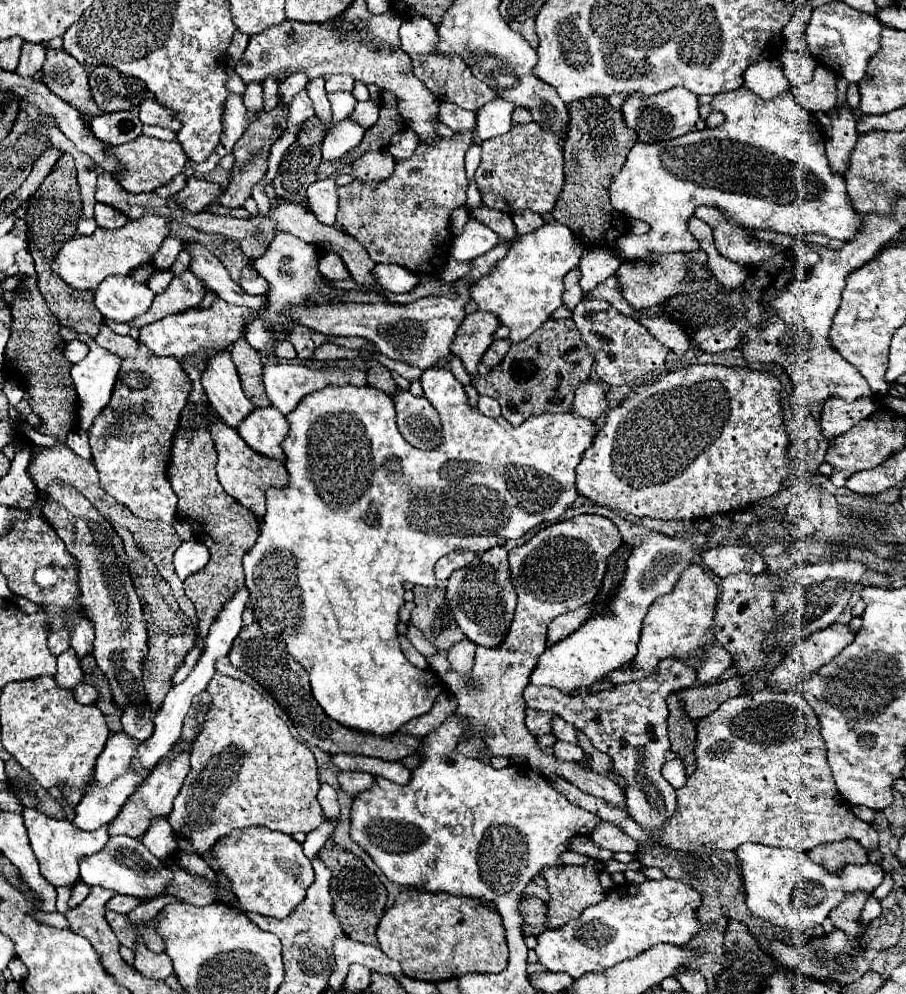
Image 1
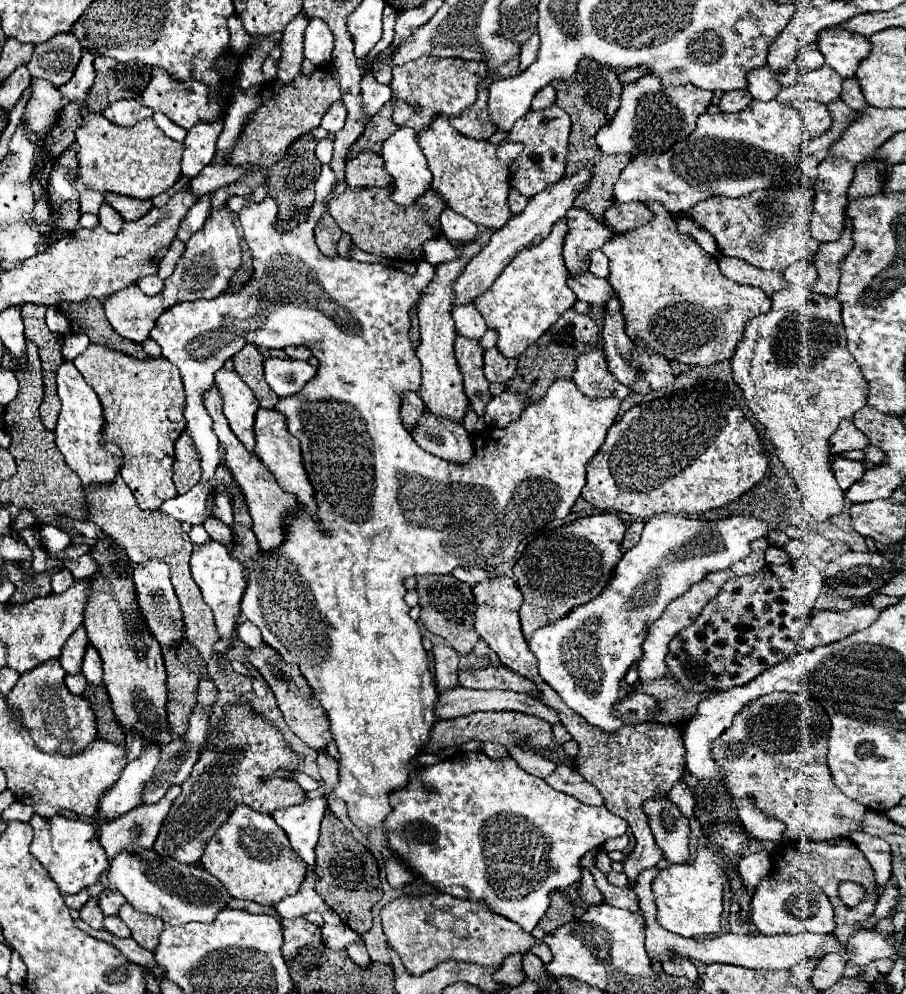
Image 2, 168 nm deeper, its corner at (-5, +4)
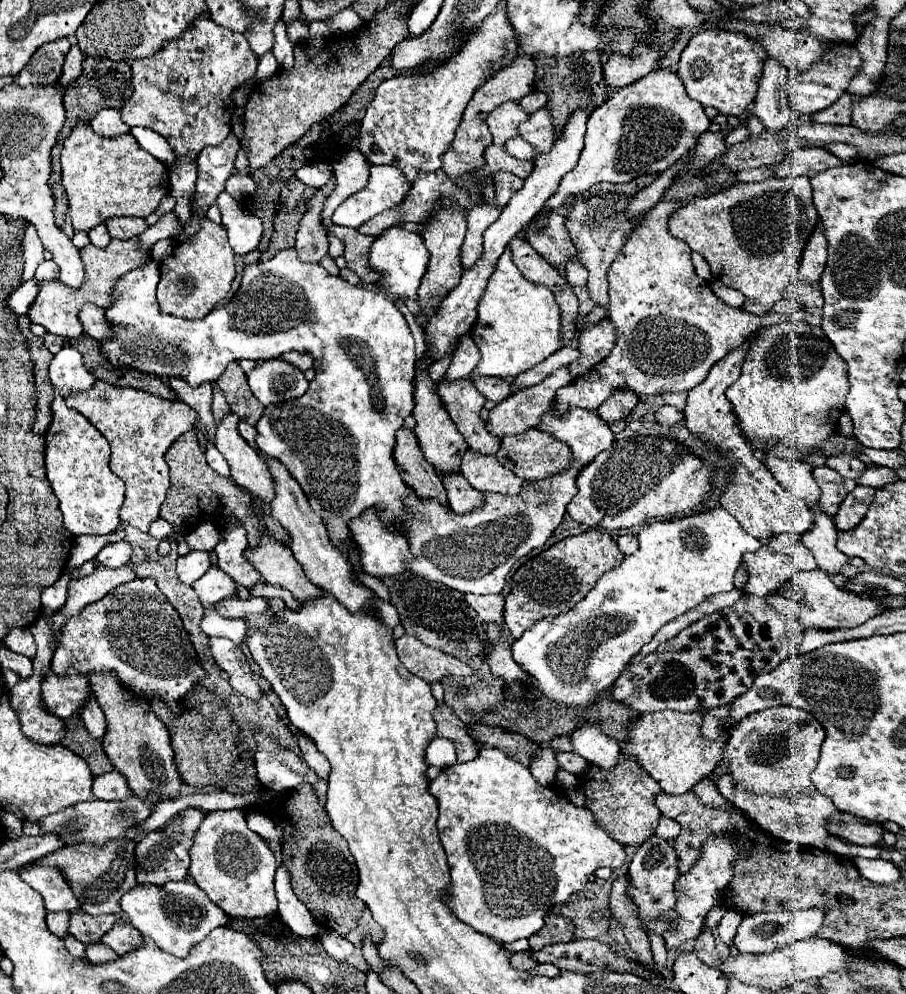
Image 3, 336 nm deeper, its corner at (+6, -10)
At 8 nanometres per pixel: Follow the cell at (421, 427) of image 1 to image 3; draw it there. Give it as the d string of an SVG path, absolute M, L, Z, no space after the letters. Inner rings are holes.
M461 473L443 477L443 485L447 489L449 507L453 509L453 513L467 513L467 511L475 511L477 507L481 507L483 493L473 489Z

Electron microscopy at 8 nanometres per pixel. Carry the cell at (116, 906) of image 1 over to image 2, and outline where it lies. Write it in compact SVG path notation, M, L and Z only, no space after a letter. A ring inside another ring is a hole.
M102 891L100 893L100 909L102 909L102 913L104 915L116 915L118 913L118 909L124 905L126 901L124 901L124 897L120 895L120 893L116 893L116 891Z

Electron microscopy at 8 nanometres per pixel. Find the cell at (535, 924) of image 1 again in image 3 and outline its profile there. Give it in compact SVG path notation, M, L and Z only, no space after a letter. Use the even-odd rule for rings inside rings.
M549 913L545 917L545 927L529 937L531 951L539 951L545 945L571 941L573 939L573 931L575 931L575 927L573 927L569 917L565 917L561 913Z

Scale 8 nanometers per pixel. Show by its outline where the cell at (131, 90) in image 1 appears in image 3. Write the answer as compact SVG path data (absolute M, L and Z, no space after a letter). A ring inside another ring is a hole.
M87 57L83 61L83 73L77 77L73 87L65 89L63 105L65 105L65 111L67 111L67 123L63 125L63 129L59 133L59 143L65 139L65 135L71 133L71 129L75 127L77 121L91 121L95 117L95 113L99 113L105 107L119 109L123 105L123 101L129 99L131 93L133 93L131 67L125 61L109 61L109 59L101 59L101 57L99 59Z

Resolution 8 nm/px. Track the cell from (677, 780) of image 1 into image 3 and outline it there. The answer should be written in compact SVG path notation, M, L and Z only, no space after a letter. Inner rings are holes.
M661 817L655 833L657 837L665 837L665 841L673 841L677 835L679 835L679 823L673 821L673 819L667 819L667 817Z

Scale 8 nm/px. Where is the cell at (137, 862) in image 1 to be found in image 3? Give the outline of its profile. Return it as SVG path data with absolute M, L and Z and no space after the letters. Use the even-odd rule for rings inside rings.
M169 881L161 887L137 885L123 895L121 907L135 929L151 937L163 951L179 957L185 957L215 927L231 924L231 919L191 881Z

